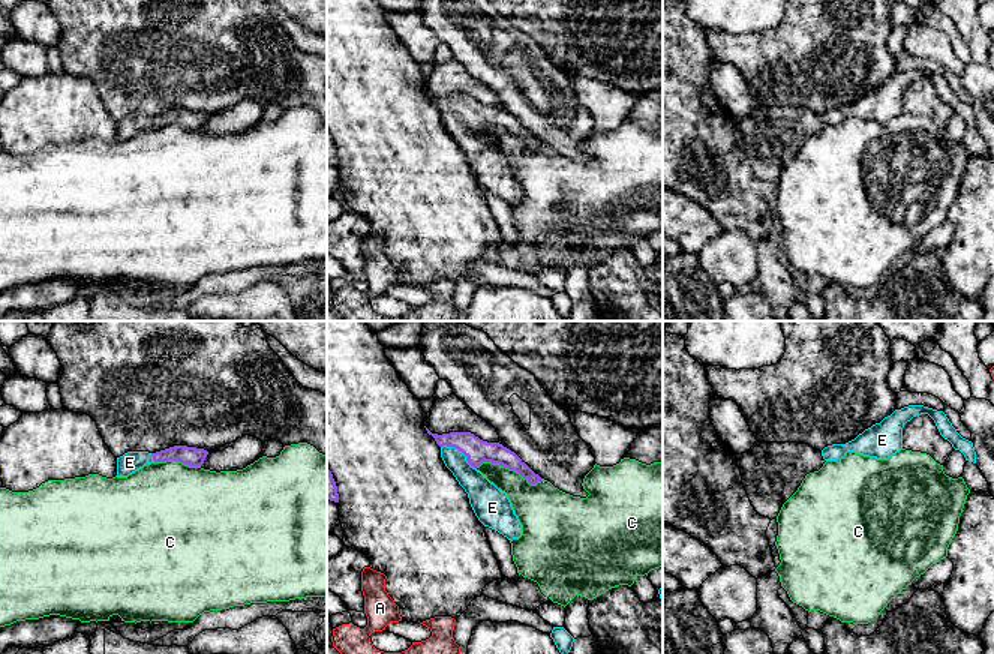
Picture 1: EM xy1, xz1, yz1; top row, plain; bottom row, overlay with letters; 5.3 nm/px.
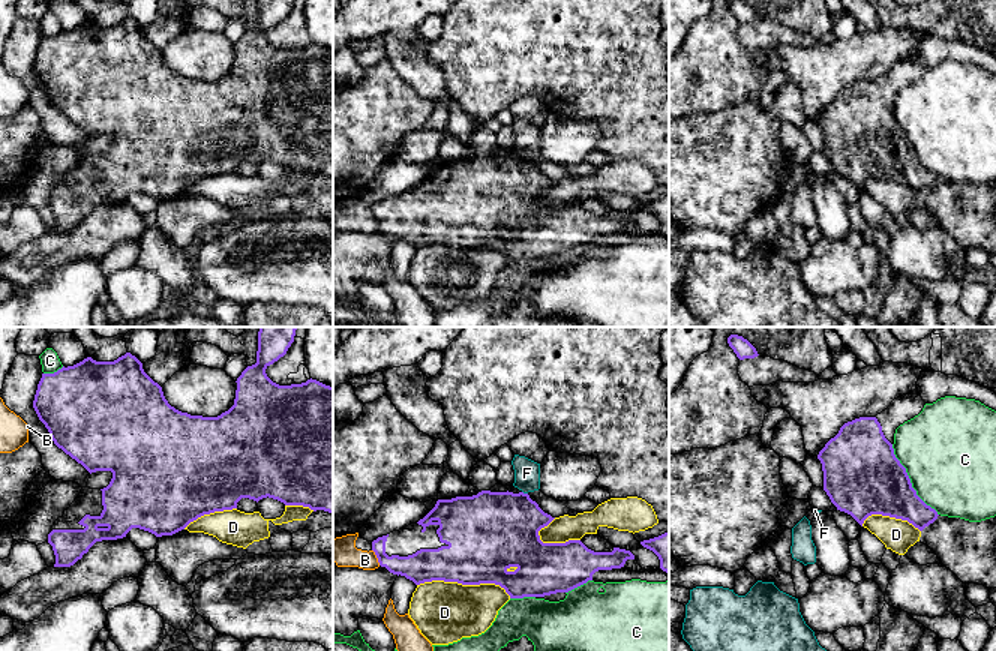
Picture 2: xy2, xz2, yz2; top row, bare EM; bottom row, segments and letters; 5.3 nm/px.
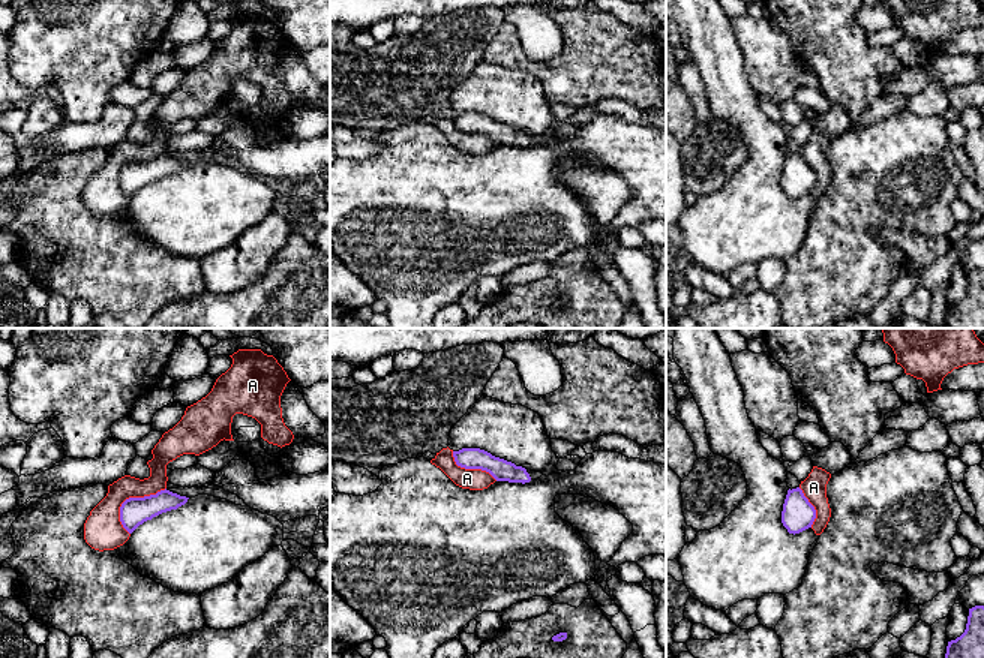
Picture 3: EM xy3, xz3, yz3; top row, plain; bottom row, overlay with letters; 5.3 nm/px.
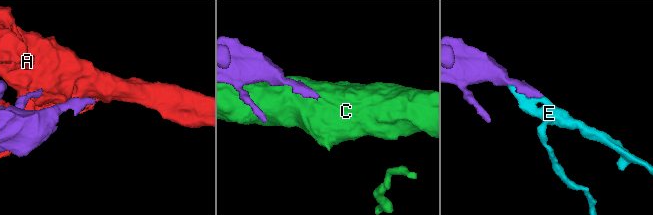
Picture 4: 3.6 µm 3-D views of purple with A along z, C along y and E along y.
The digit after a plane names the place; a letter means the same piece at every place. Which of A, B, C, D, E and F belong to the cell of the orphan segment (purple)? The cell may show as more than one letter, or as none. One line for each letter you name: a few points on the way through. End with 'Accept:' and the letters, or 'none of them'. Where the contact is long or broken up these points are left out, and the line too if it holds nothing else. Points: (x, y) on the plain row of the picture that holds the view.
Accept: E

